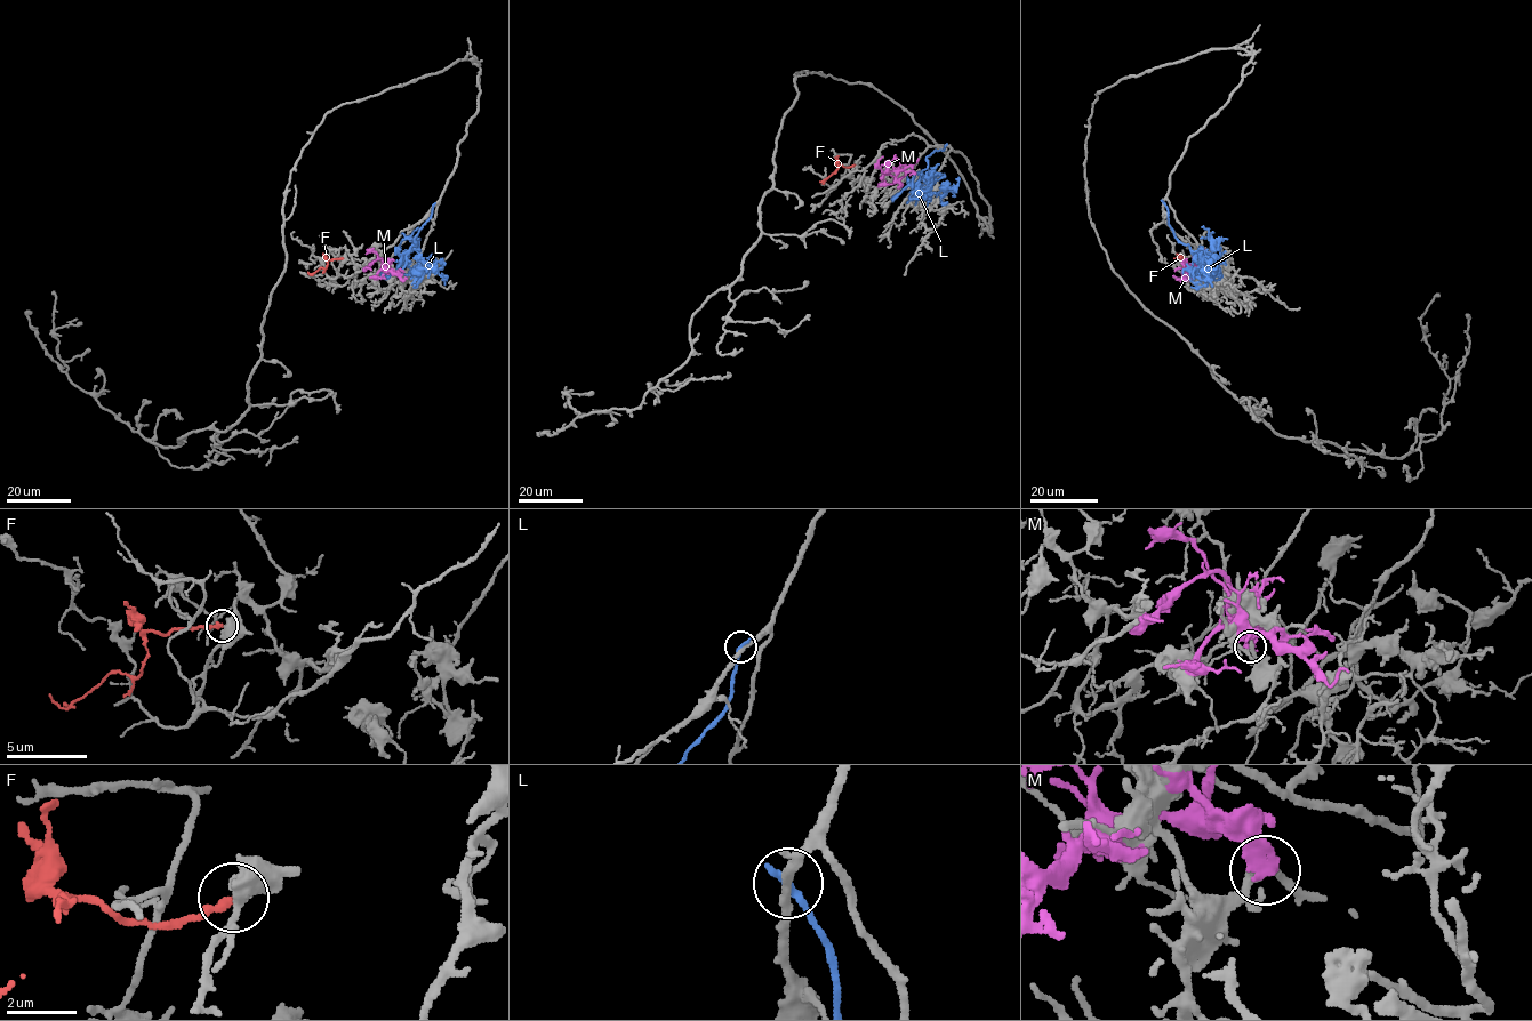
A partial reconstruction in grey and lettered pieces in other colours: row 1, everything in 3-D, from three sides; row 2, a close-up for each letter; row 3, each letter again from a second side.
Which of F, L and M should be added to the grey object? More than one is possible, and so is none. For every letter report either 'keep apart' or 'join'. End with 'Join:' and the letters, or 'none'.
F: join
L: keep apart
M: keep apart
Join: F

